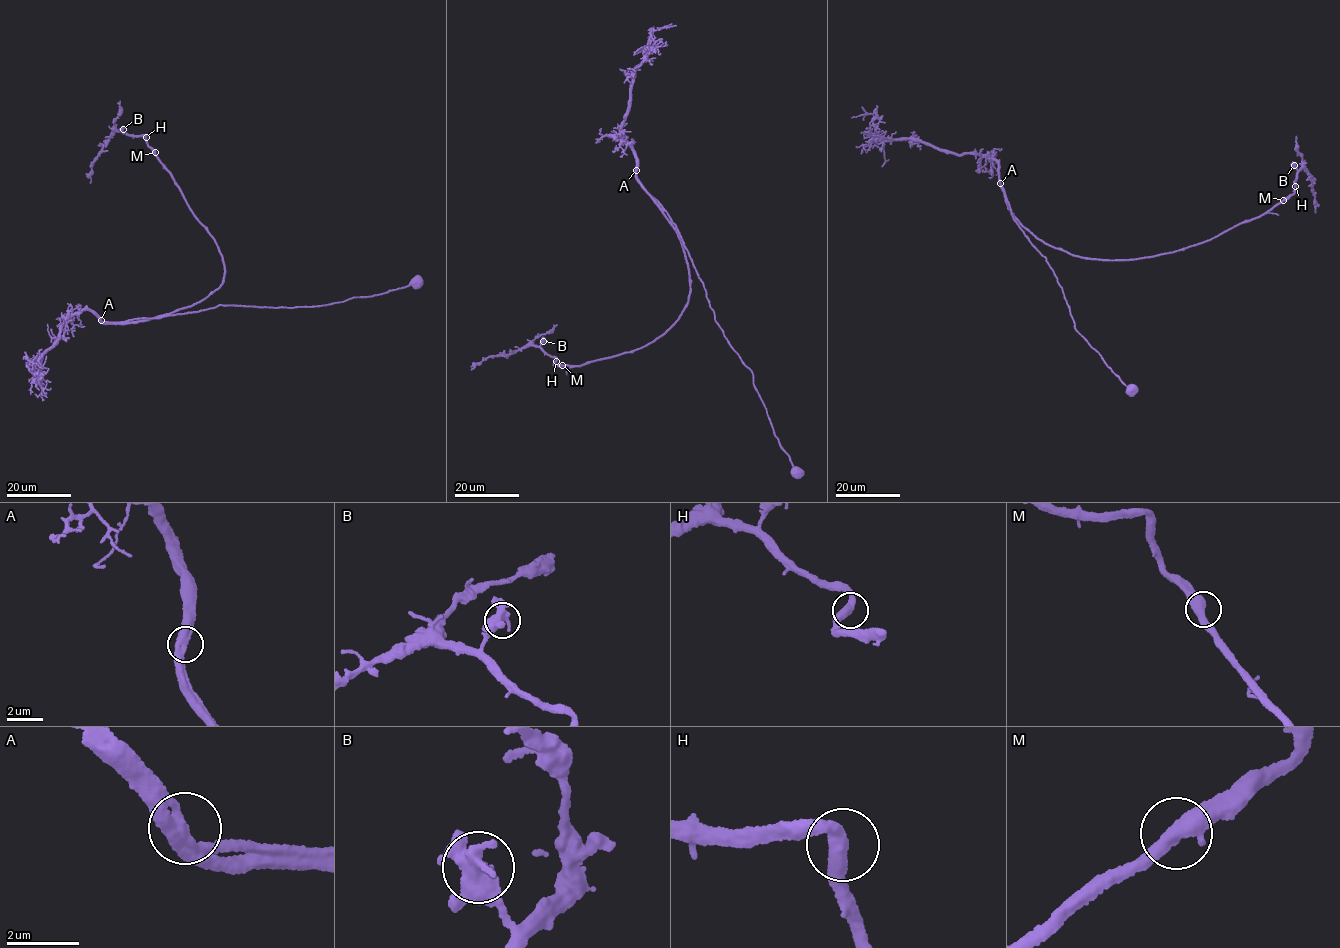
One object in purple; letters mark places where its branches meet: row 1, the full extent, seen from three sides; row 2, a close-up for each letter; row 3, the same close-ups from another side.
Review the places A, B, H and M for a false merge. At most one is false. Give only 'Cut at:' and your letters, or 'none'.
Cut at: none

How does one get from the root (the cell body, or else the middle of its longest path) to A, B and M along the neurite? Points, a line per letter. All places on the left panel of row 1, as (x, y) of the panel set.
A: (417, 283), (372, 297), (354, 297), (321, 306), (221, 305), (174, 316), (106, 324), (101, 320)
B: (417, 283), (321, 306), (221, 305), (129, 321), (199, 301), (223, 283), (225, 270), (146, 137), (123, 129)
M: (417, 283), (321, 306), (221, 305), (129, 321), (190, 306), (224, 281), (223, 258), (213, 238), (155, 152)

